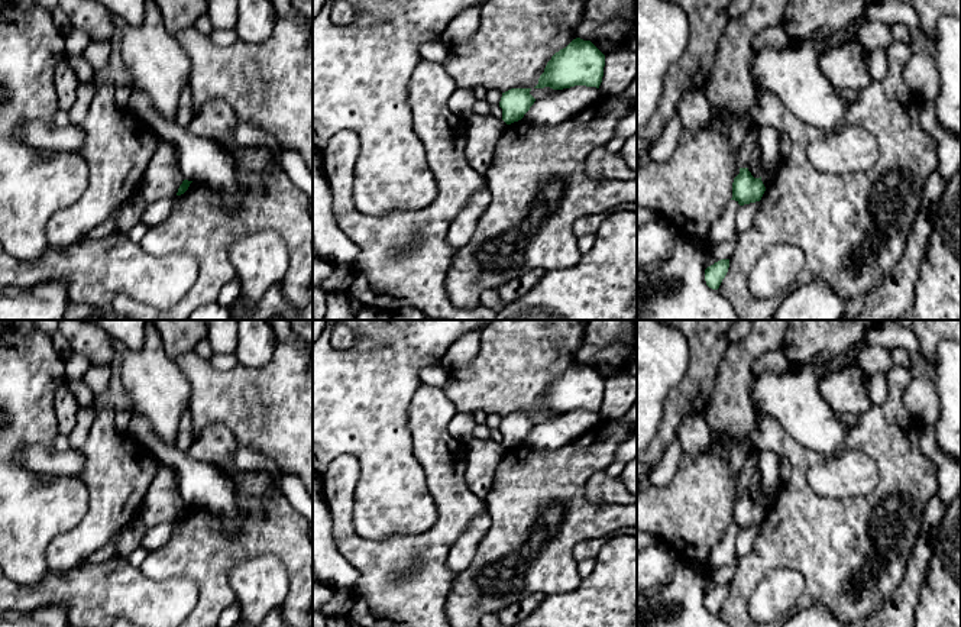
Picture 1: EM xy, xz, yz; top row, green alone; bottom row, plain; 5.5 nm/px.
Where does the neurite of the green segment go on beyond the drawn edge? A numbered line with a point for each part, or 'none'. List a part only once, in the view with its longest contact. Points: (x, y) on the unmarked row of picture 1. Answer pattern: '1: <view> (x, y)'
none

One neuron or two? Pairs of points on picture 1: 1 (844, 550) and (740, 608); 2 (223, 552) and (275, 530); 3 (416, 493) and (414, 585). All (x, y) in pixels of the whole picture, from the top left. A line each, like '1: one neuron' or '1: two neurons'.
1: one neuron
2: one neuron
3: two neurons

